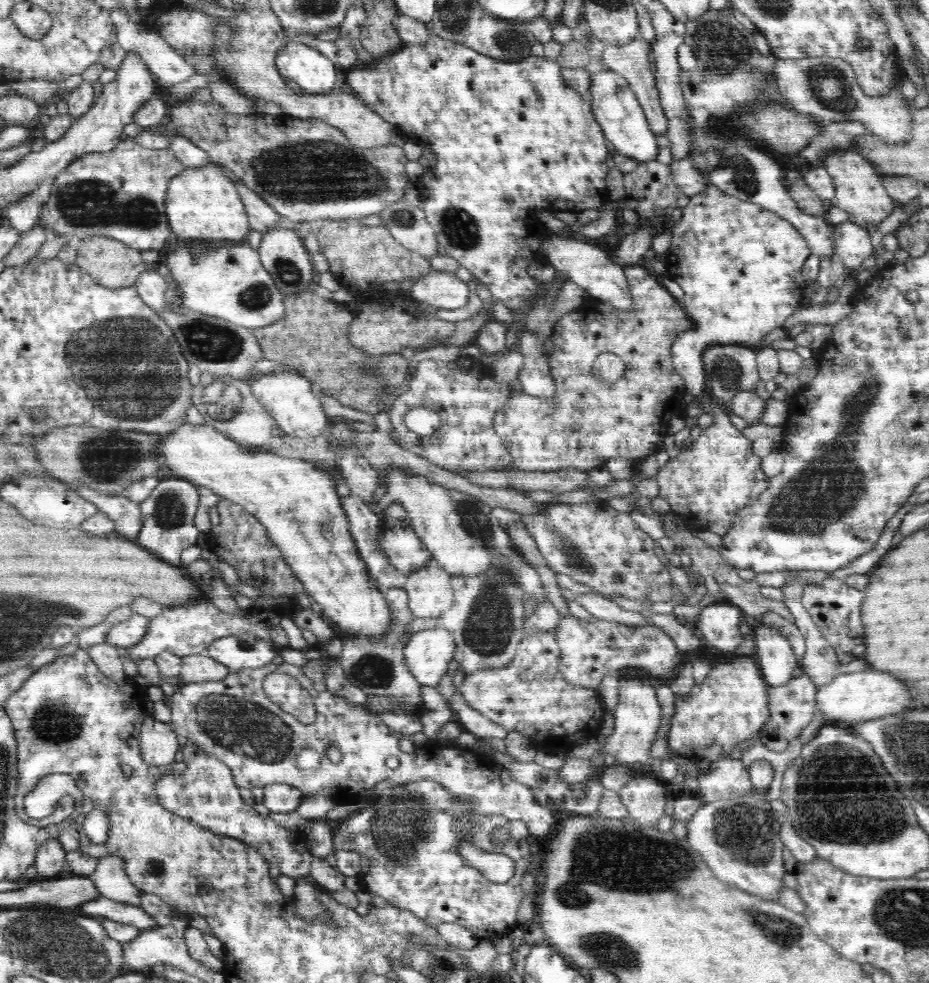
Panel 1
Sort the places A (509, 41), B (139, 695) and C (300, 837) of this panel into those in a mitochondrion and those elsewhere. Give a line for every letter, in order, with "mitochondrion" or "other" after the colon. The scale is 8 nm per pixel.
A: mitochondrion
B: other
C: other

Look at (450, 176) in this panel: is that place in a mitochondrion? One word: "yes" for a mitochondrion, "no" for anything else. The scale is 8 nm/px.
no

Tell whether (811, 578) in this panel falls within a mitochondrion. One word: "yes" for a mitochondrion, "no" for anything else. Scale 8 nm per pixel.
no

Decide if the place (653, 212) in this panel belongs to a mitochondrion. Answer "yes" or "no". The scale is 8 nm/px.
no

